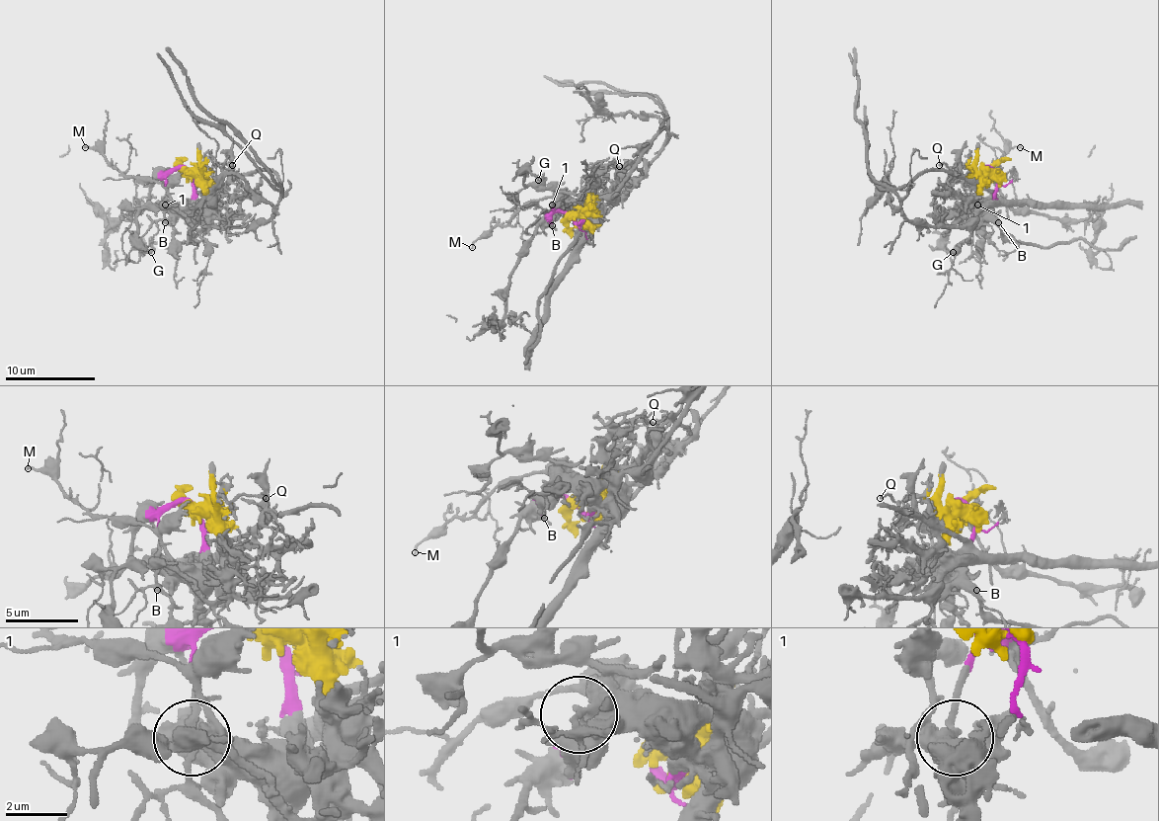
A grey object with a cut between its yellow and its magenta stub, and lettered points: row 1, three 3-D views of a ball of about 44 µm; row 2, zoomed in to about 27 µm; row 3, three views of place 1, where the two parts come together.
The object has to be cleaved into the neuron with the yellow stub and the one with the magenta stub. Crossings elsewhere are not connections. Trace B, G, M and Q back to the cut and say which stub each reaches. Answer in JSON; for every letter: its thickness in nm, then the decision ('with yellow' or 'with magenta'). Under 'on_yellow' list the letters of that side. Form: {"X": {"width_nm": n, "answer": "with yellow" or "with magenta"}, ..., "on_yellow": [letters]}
{"B": {"width_nm": 130, "answer": "with magenta"}, "G": {"width_nm": 220, "answer": "with magenta"}, "M": {"width_nm": 150, "answer": "with magenta"}, "Q": {"width_nm": 160, "answer": "with yellow"}, "on_yellow": ["Q"]}

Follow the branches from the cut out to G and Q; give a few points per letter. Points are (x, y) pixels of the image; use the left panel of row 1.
G: (186, 171), (174, 169), (165, 178), (165, 196), (172, 203), (167, 207), (138, 211), (138, 245), (152, 252)
Q: (186, 171), (198, 169), (203, 165), (232, 165)

